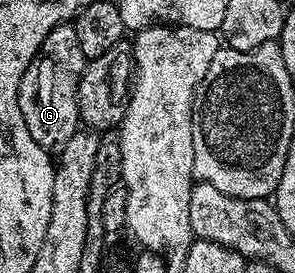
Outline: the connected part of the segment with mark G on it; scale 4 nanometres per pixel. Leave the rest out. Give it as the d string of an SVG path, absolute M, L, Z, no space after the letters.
M72 22L61 23L43 37L43 45L27 65L21 78L17 100L27 121L27 130L31 137L50 153L56 152L79 130L77 113L77 86L86 65L83 49L79 49L79 37L75 37Z

